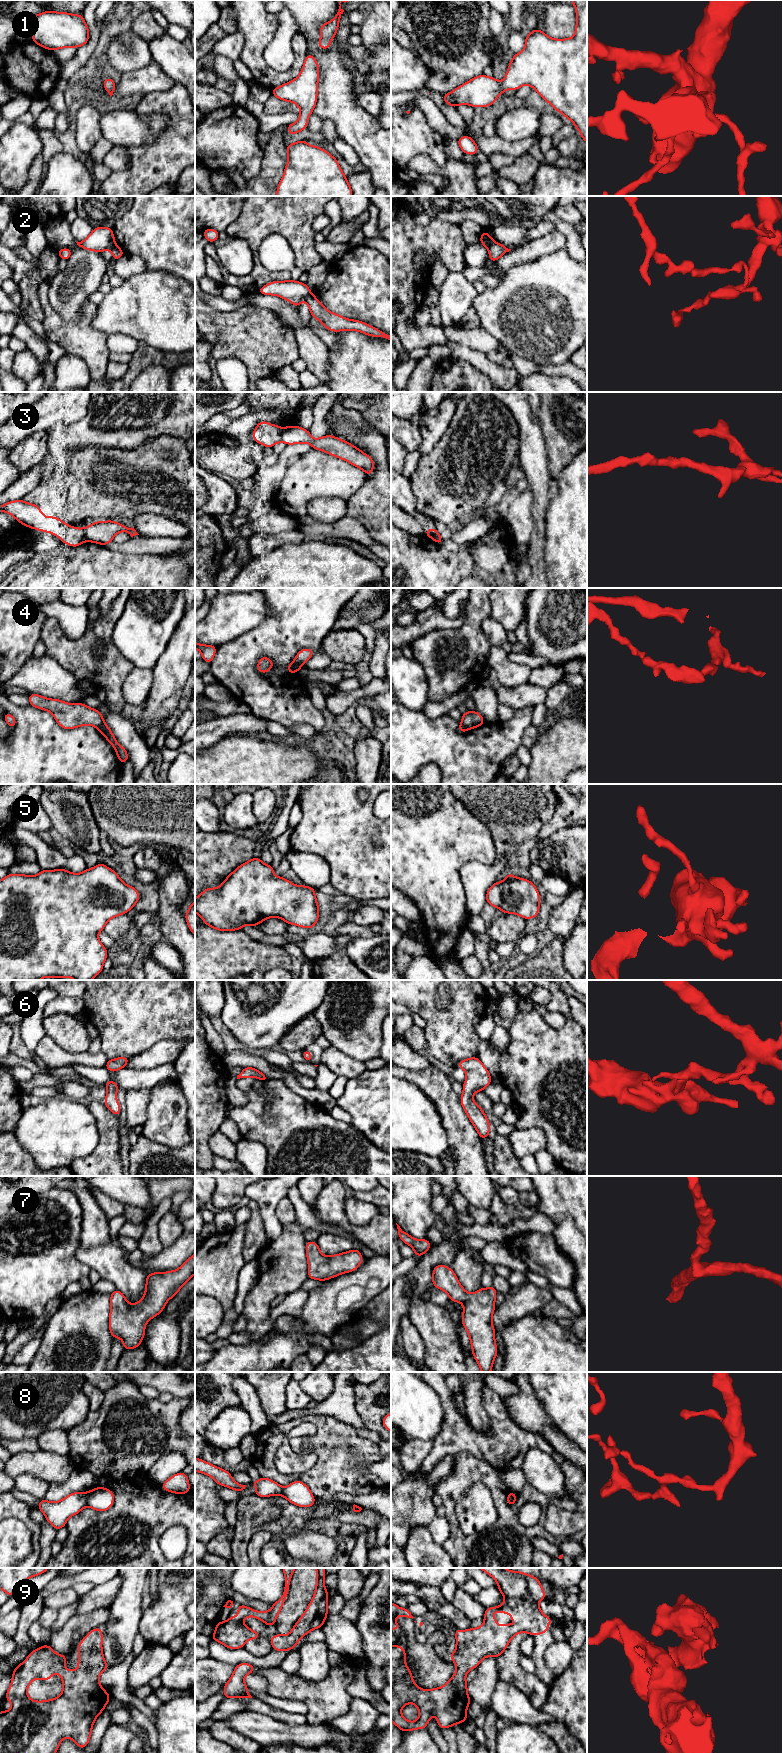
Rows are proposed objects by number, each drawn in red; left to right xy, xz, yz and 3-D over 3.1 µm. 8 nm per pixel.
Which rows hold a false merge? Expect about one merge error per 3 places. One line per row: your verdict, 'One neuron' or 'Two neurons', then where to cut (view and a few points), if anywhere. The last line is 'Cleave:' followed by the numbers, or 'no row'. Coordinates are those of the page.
1: One neuron. No split
2: Two neurons. Split along xz (311, 293), (304, 299)
3: Two neurons. Split along xy (83, 529), (86, 540)
4: Two neurons. Split along xz (294, 660), (300, 666)
5: One neuron. No split
6: One neuron. No split
7: One neuron. No split
8: Two neurons. Split along xy (85, 1493), (87, 1505)
9: One neuron. No split
Cleave: 2, 3, 4, 8

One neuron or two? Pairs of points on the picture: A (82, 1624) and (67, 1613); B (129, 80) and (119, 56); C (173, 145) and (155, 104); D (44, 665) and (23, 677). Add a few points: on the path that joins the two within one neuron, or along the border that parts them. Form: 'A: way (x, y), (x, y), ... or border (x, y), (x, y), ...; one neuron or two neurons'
A: border (74, 1614), (54, 1632); two neurons
B: border (148, 64), (122, 74); two neurons
C: way (174, 133), (174, 116), (167, 109); one neuron
D: way (39, 670), (32, 677), (28, 677); one neuron

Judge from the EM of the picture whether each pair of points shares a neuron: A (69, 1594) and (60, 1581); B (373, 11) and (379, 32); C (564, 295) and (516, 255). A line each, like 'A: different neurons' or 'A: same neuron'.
A: different neurons
B: same neuron
C: different neurons

